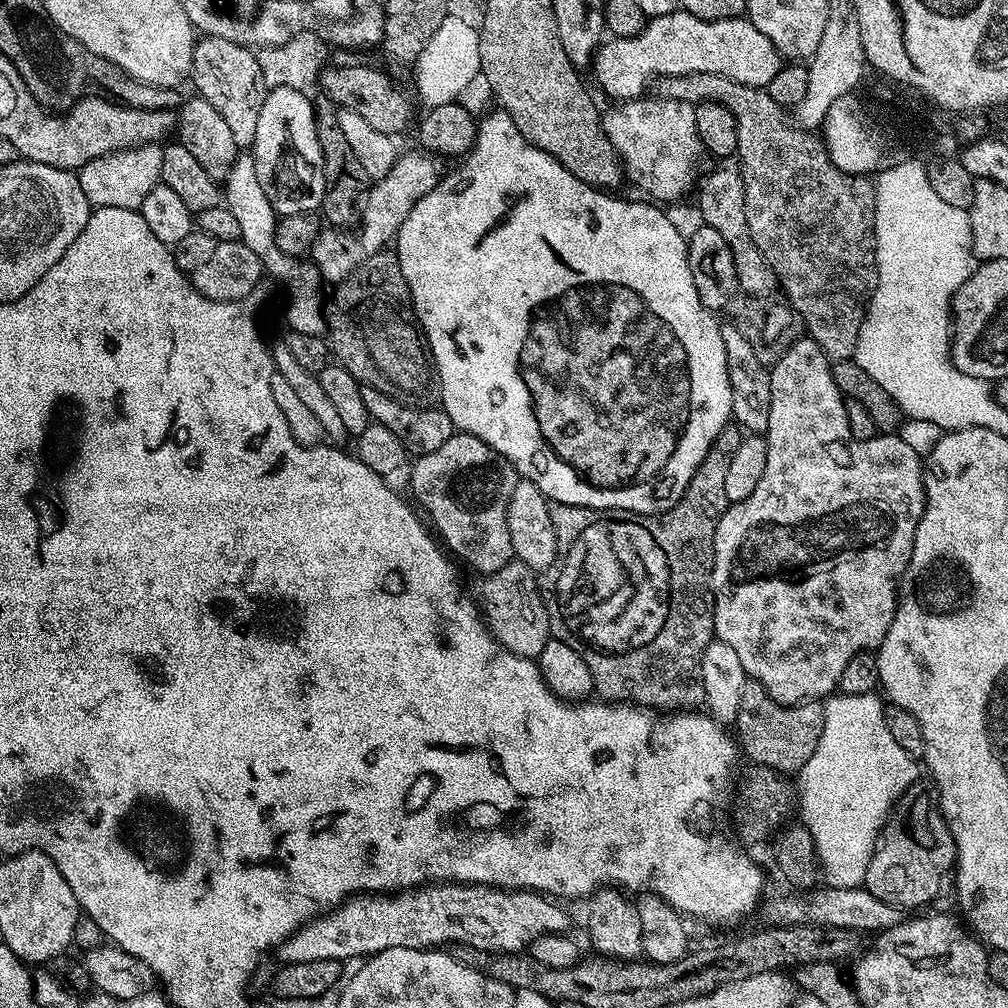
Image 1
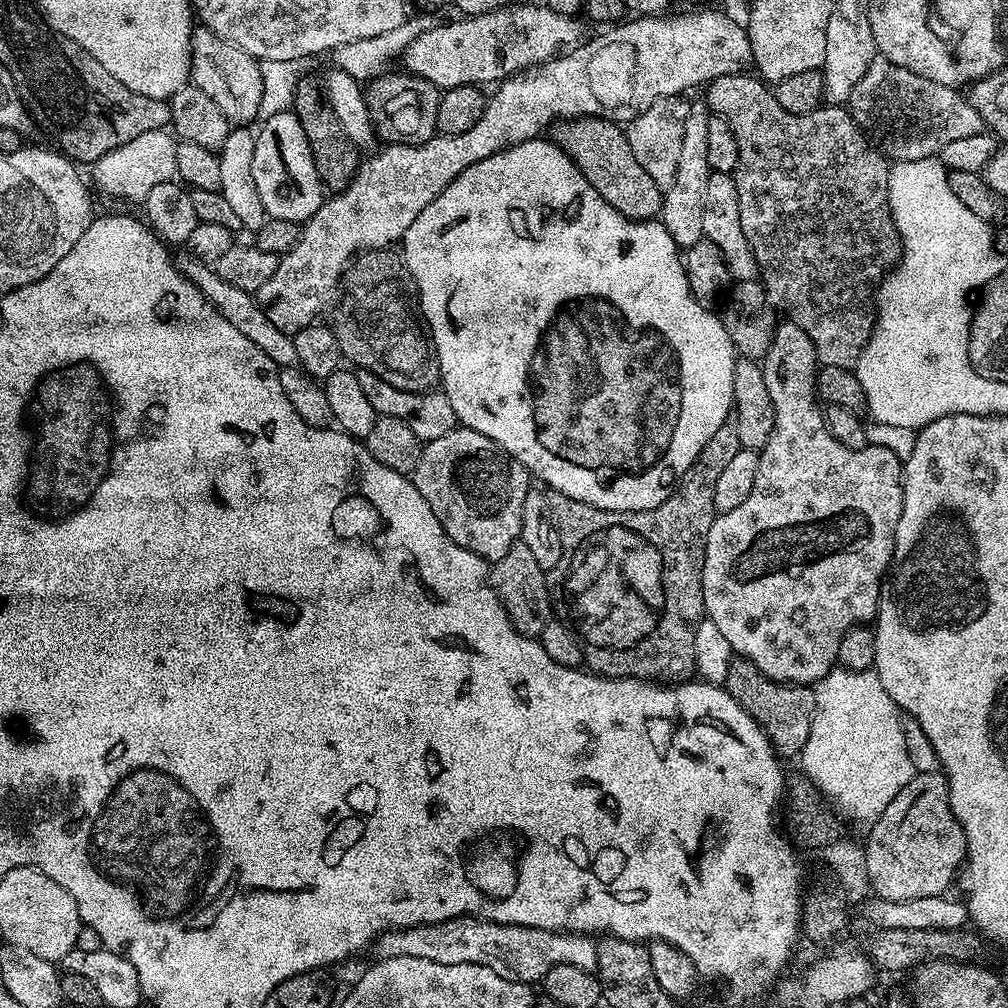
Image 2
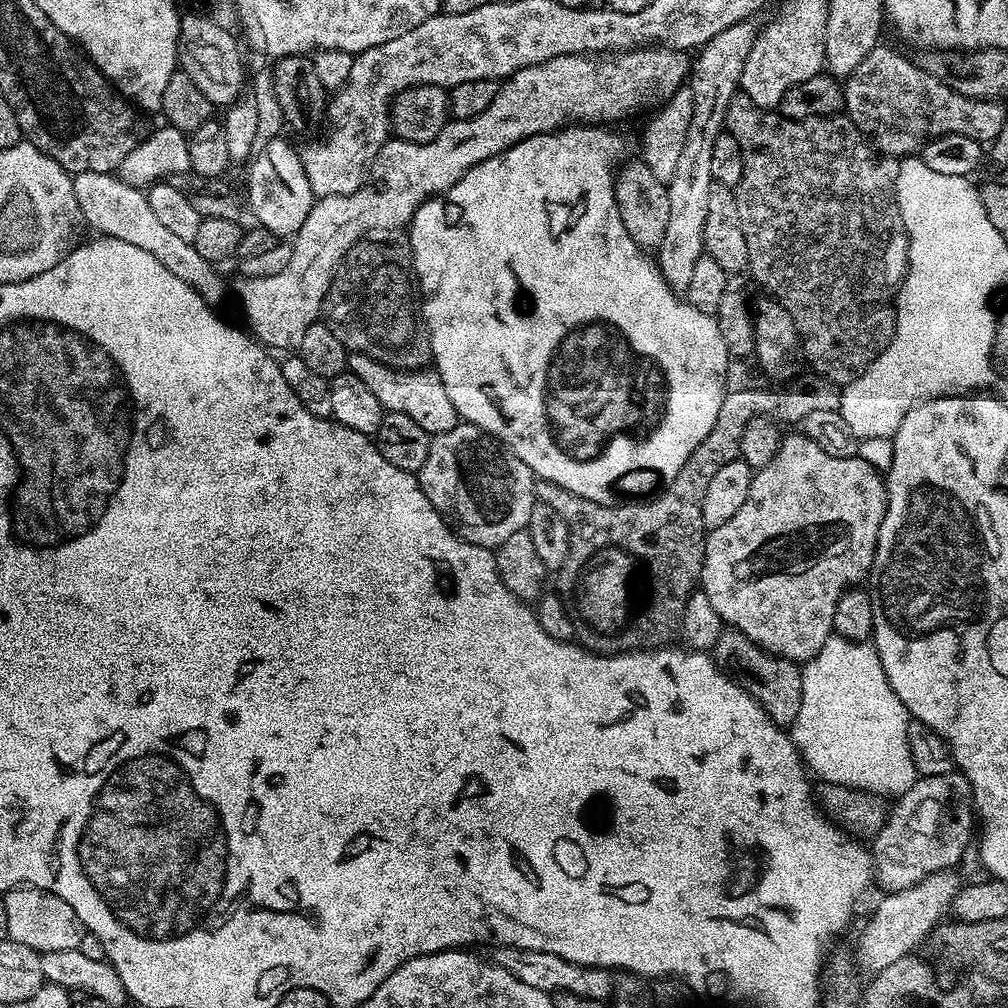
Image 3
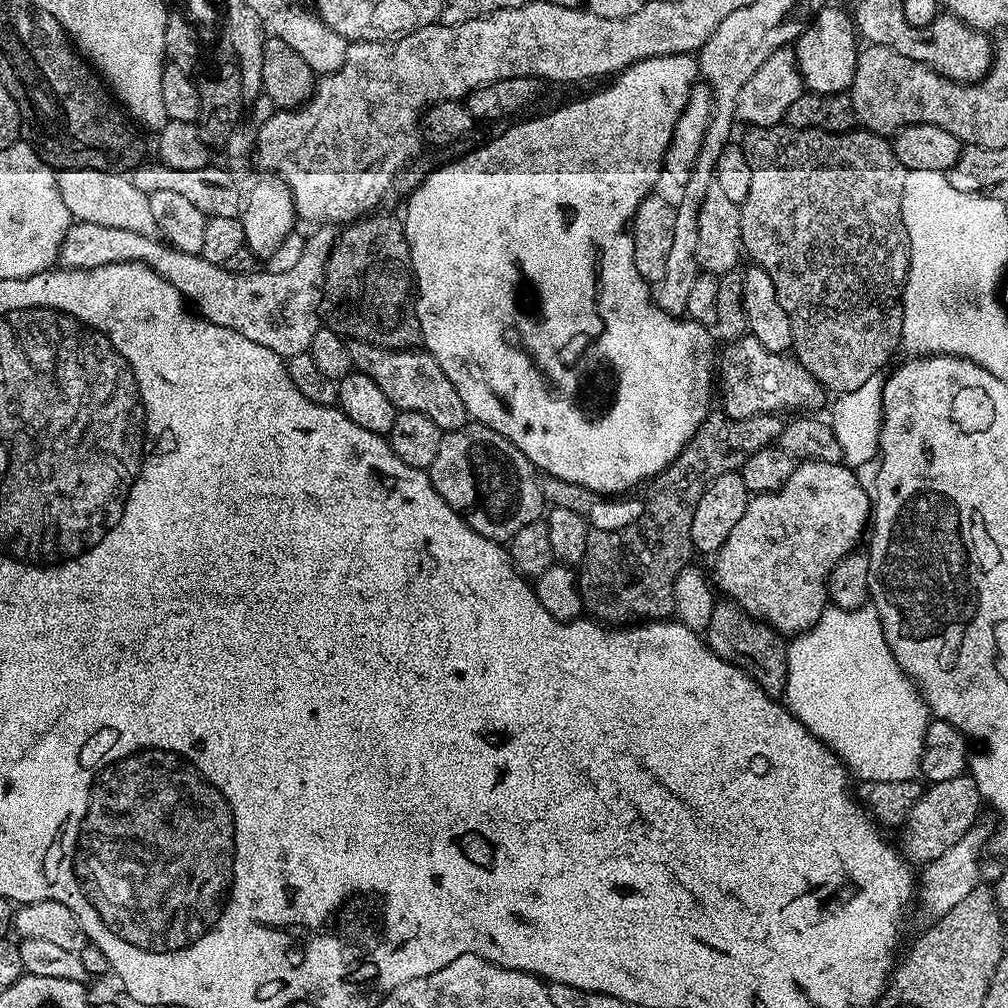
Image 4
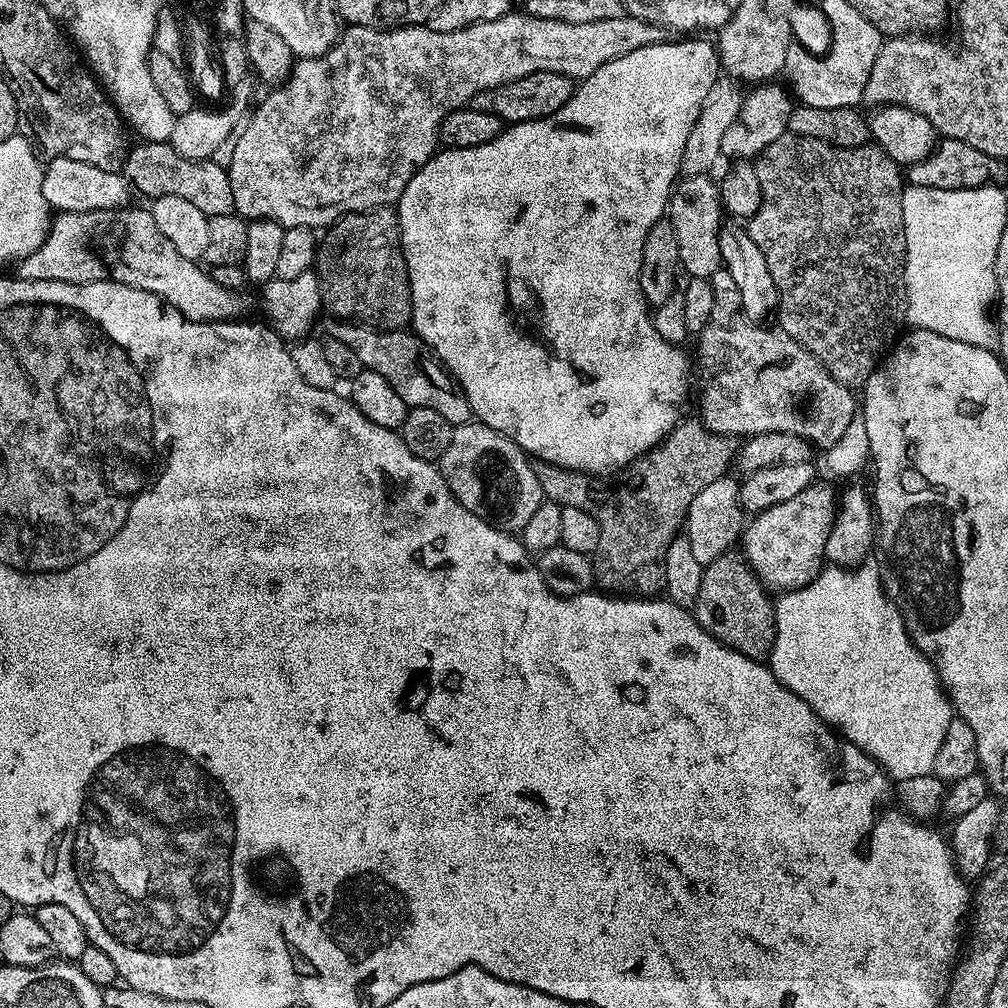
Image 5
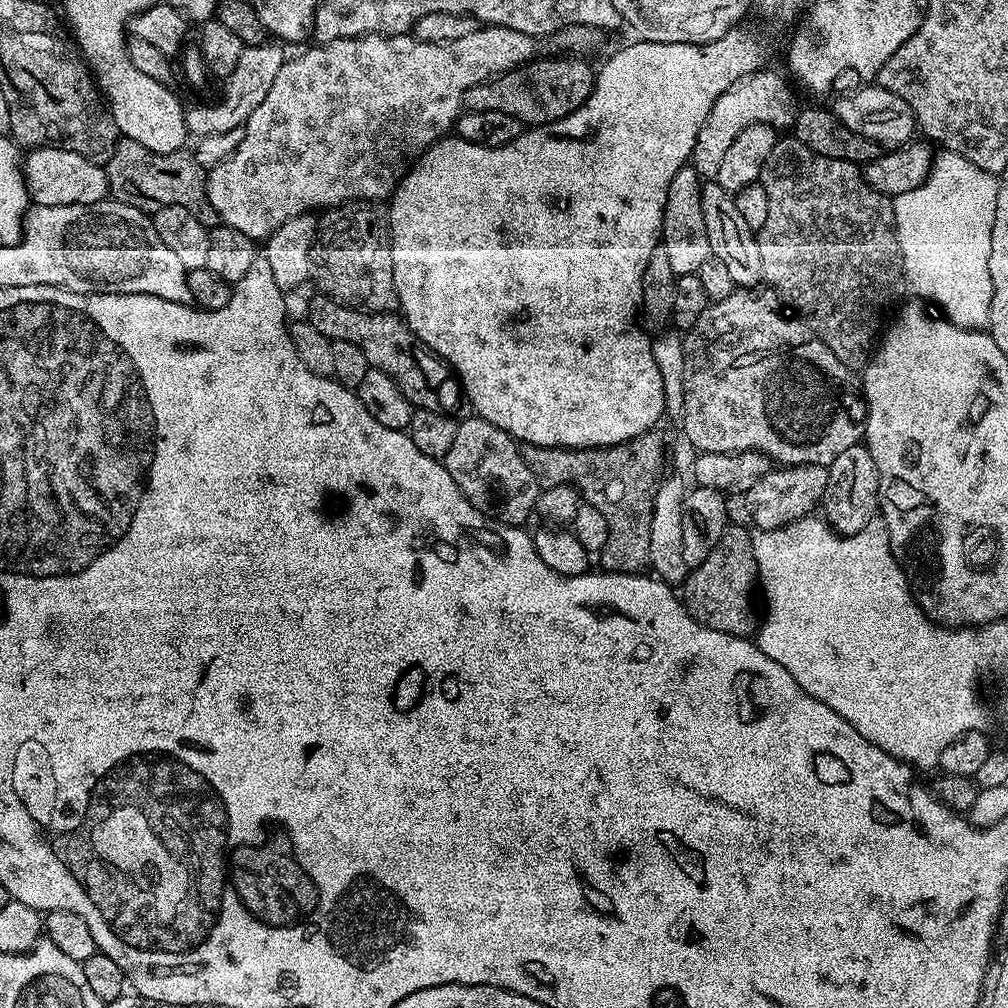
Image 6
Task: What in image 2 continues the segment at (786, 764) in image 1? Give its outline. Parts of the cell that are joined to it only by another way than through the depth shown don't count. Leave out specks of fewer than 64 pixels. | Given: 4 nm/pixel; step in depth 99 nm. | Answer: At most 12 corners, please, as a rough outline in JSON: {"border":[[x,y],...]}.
{"border":[[733,658],[722,687],[777,756],[799,757],[815,691]]}

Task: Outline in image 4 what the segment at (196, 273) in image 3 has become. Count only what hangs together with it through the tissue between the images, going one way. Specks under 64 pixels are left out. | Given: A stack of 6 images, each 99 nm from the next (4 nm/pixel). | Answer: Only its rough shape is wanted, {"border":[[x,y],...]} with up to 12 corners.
{"border":[[65,168],[73,221],[157,235],[150,196],[106,168]]}

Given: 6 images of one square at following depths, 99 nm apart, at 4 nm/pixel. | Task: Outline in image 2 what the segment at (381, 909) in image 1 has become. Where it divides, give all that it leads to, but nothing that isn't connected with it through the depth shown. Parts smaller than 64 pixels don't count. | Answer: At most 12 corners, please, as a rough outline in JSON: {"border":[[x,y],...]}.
{"border":[[474,916],[383,932],[381,960],[486,966],[529,986],[596,966],[591,935]]}

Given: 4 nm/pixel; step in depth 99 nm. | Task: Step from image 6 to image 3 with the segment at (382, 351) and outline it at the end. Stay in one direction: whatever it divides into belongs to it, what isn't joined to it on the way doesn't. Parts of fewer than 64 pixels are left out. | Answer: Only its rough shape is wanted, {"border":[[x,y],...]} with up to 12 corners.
{"border":[[361,352],[348,371],[431,437],[461,423],[431,367],[407,372]]}

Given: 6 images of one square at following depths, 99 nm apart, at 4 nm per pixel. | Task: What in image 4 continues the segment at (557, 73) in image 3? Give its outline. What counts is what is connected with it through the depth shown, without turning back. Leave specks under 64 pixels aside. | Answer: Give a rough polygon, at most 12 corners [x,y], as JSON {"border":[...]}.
{"border":[[73,223],[66,268],[145,264],[210,324],[285,358],[322,327],[320,226],[282,274],[230,274],[156,236]]}

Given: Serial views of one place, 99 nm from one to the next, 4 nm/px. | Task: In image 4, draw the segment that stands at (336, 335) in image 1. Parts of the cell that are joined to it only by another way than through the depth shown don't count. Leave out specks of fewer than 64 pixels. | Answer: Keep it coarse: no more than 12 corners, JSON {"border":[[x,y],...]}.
{"border":[[365,214],[324,267],[339,336],[415,349],[412,259],[399,215]]}

